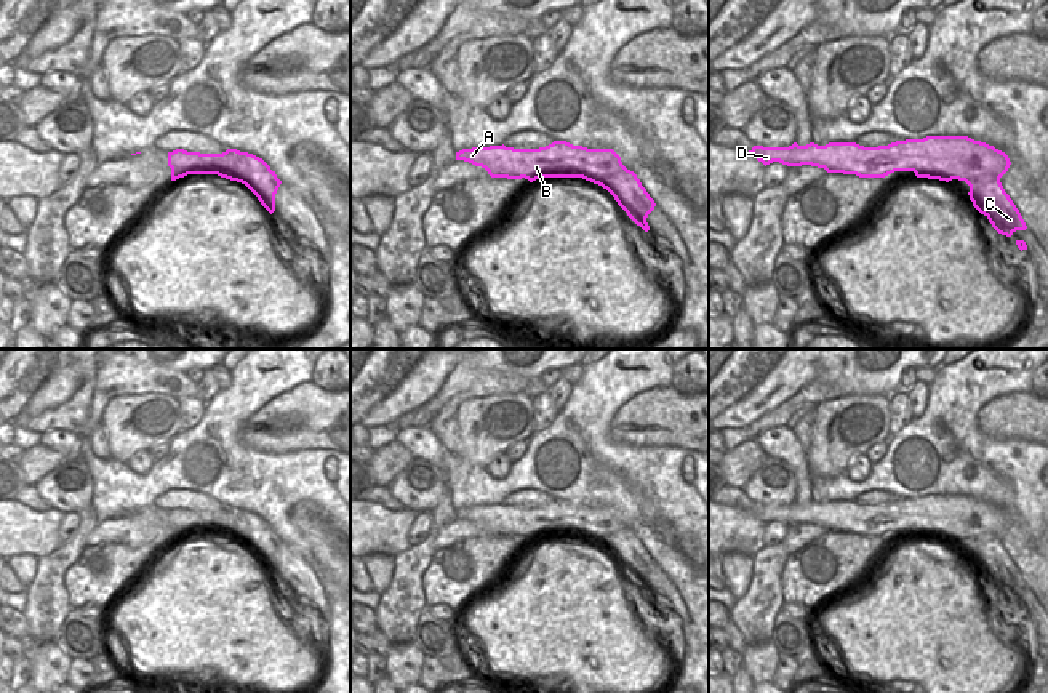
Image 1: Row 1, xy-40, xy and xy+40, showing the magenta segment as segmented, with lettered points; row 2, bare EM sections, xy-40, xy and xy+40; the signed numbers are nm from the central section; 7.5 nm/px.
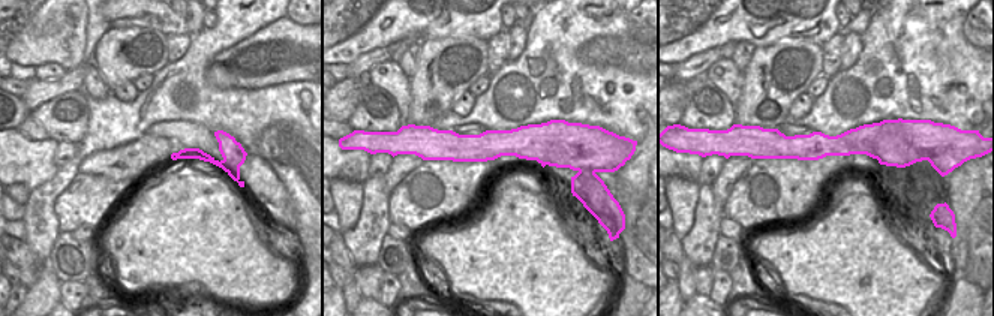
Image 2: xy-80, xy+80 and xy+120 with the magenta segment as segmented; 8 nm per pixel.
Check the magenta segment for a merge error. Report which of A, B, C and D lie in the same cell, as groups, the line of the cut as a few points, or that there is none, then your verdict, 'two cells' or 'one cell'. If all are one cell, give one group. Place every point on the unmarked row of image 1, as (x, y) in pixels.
groups A B D / C; cut xy-40 (234, 511), (234, 525), (245, 535), (244, 541); two cells

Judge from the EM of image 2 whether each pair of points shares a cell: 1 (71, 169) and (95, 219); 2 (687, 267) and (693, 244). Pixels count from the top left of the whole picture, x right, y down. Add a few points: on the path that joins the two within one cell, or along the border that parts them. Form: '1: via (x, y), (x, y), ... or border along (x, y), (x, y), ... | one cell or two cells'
1: border along (77, 172), (56, 199), (54, 207) | two cells
2: border along (685, 255), (697, 267) | two cells

